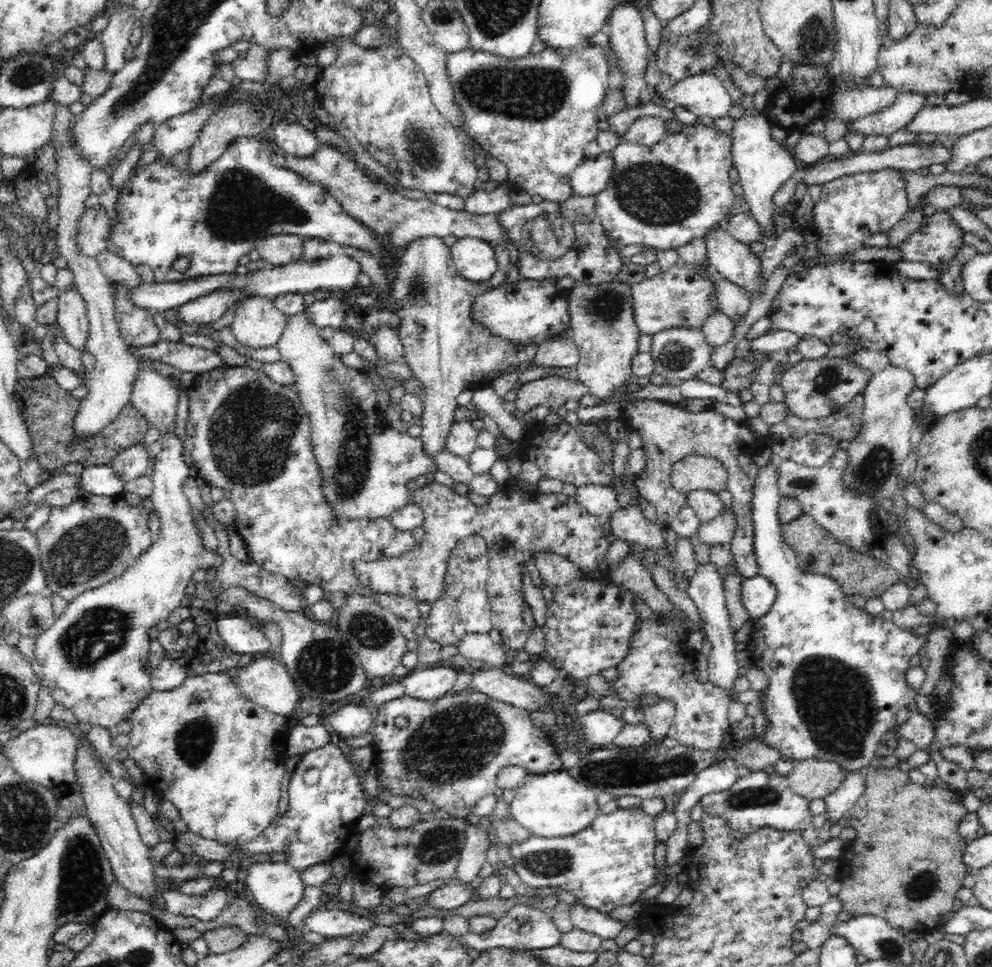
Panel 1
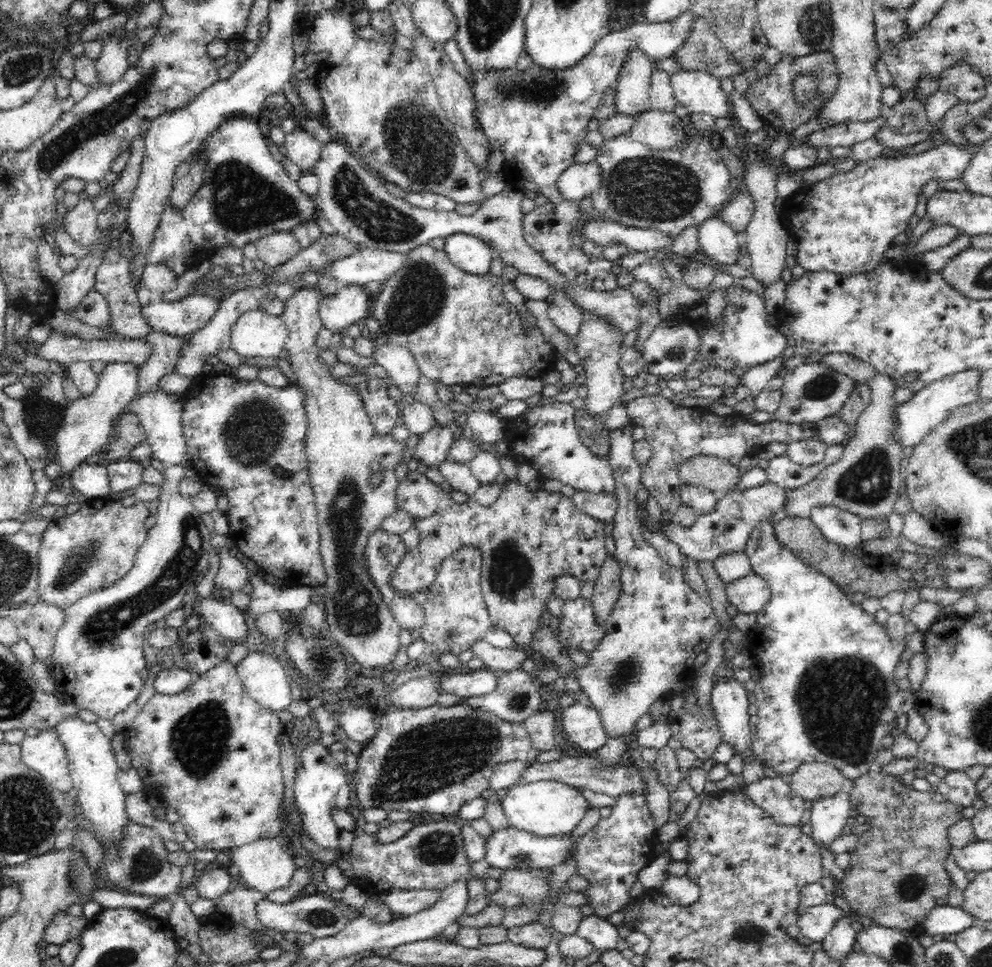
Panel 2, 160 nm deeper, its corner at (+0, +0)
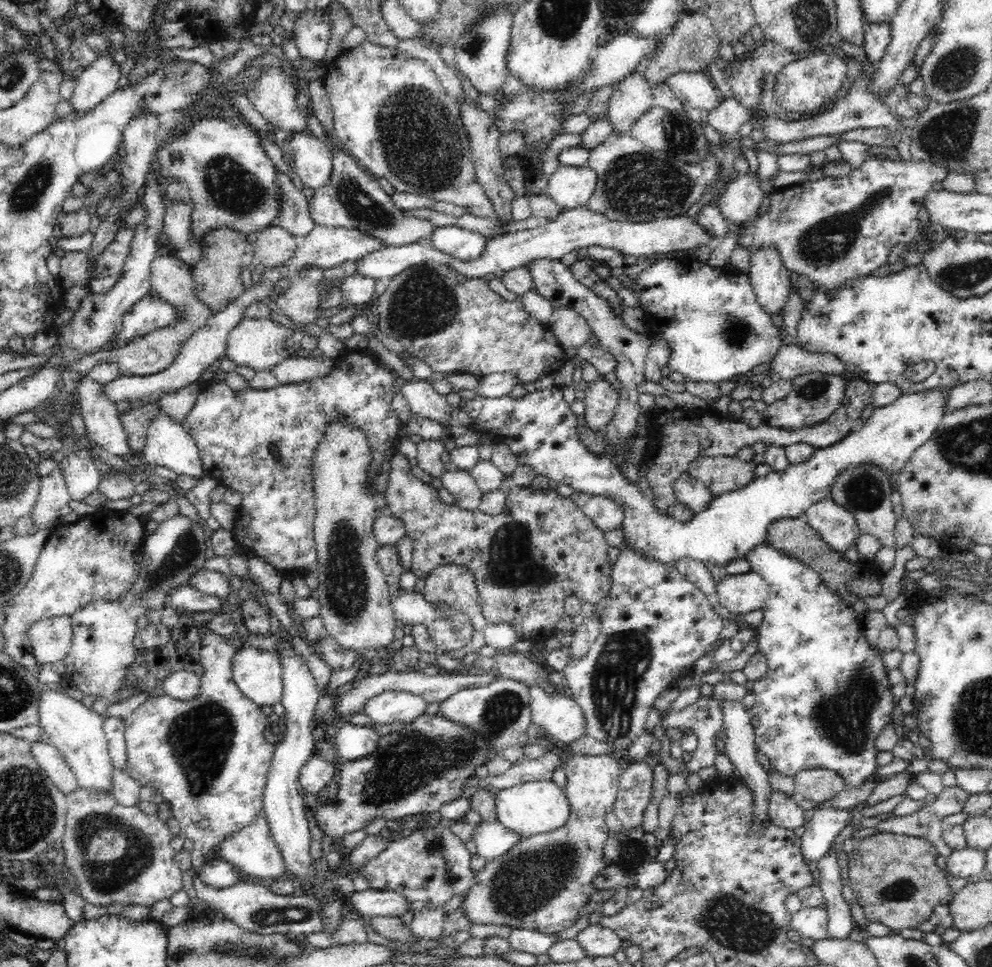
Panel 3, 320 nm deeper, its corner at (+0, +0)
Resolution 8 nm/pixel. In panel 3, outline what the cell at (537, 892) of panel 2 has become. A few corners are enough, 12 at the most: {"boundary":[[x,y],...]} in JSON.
{"boundary":[[565,760],[572,814],[486,862],[470,925],[560,934],[604,865],[625,762]]}

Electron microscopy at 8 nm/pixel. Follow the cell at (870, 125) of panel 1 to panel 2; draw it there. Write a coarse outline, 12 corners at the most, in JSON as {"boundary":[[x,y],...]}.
{"boundary":[[883,116],[811,132],[805,145],[850,148],[874,138]]}

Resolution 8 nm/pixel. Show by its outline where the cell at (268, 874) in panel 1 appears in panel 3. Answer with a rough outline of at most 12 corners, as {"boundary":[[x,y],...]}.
{"boundary":[[264,814],[220,846],[254,878],[284,877],[285,860]]}

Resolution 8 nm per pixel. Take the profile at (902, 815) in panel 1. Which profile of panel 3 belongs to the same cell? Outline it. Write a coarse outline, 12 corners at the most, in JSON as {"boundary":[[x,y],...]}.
{"boundary":[[879,832],[848,853],[869,922],[919,929],[954,894],[929,839]]}

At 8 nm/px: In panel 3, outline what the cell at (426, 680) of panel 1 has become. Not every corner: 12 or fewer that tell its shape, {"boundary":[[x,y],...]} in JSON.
{"boundary":[[384,691],[362,707],[374,725],[395,726],[424,714],[410,691]]}

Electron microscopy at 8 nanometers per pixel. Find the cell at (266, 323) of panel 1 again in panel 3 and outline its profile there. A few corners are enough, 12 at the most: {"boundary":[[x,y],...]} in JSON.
{"boundary":[[270,317],[242,319],[225,357],[256,373],[298,352]]}

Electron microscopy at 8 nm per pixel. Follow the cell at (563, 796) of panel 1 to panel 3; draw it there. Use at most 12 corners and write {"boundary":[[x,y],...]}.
{"boundary":[[554,781],[495,791],[497,820],[526,837],[572,814]]}

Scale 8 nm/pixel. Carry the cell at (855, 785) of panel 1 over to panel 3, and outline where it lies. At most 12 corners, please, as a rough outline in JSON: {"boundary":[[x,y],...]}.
{"boundary":[[821,806],[800,838],[818,863],[846,826],[848,809]]}

